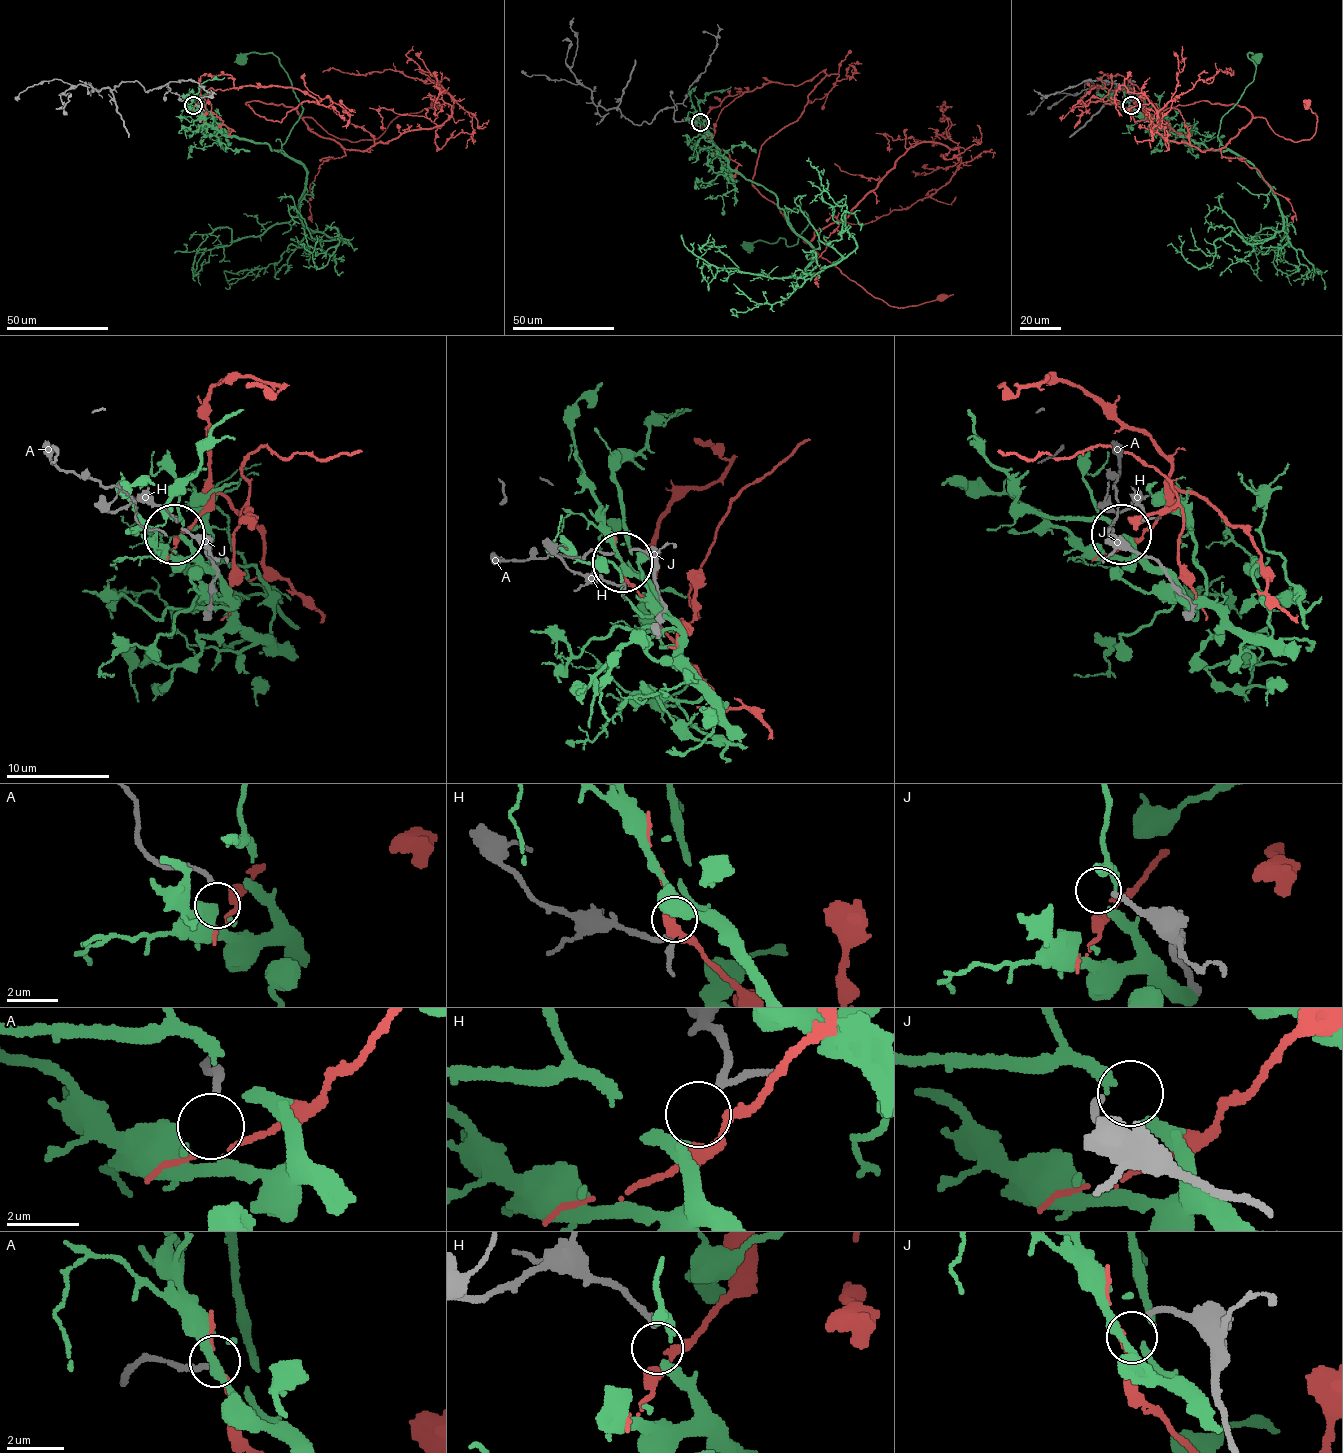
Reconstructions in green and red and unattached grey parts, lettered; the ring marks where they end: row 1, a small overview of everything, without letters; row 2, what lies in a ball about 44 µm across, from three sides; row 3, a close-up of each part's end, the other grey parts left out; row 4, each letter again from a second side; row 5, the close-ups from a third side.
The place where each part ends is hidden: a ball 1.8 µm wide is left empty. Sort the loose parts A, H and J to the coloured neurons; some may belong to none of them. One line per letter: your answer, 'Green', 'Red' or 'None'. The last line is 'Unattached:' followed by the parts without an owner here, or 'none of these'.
A: None
H: Green
J: None
Unattached: A, J

